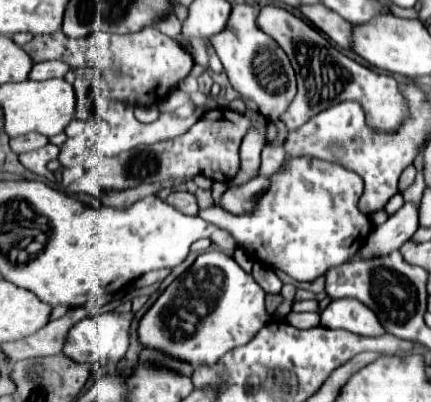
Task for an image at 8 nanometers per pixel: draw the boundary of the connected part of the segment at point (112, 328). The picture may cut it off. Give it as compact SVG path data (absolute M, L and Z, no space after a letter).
M103 312L103 314L91 316L91 318L79 320L67 332L63 354L75 362L89 362L89 364L99 362L101 366L107 366L107 364L115 364L123 358L123 354L127 352L127 344L129 344L129 324L127 326L121 324L113 312Z

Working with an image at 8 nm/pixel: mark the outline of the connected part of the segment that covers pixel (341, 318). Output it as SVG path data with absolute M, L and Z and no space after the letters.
M339 298L333 300L321 312L321 326L325 328L343 328L361 336L381 336L385 328L371 308L361 304L355 298Z

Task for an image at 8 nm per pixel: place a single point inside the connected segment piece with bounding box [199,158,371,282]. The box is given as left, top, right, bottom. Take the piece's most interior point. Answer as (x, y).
(308, 222)

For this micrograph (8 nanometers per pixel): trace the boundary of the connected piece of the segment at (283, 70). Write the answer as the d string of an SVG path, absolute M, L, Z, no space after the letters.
M245 2L233 6L225 30L211 36L211 42L213 42L217 56L223 62L223 68L225 68L233 88L237 92L241 92L243 98L253 100L257 110L265 118L277 120L283 114L283 110L291 104L293 94L297 90L295 72L293 72L291 62L289 62L287 54L283 52L283 48L271 36L267 36L265 32L261 32L257 28L257 22L255 22L257 14L259 14L259 10Z

